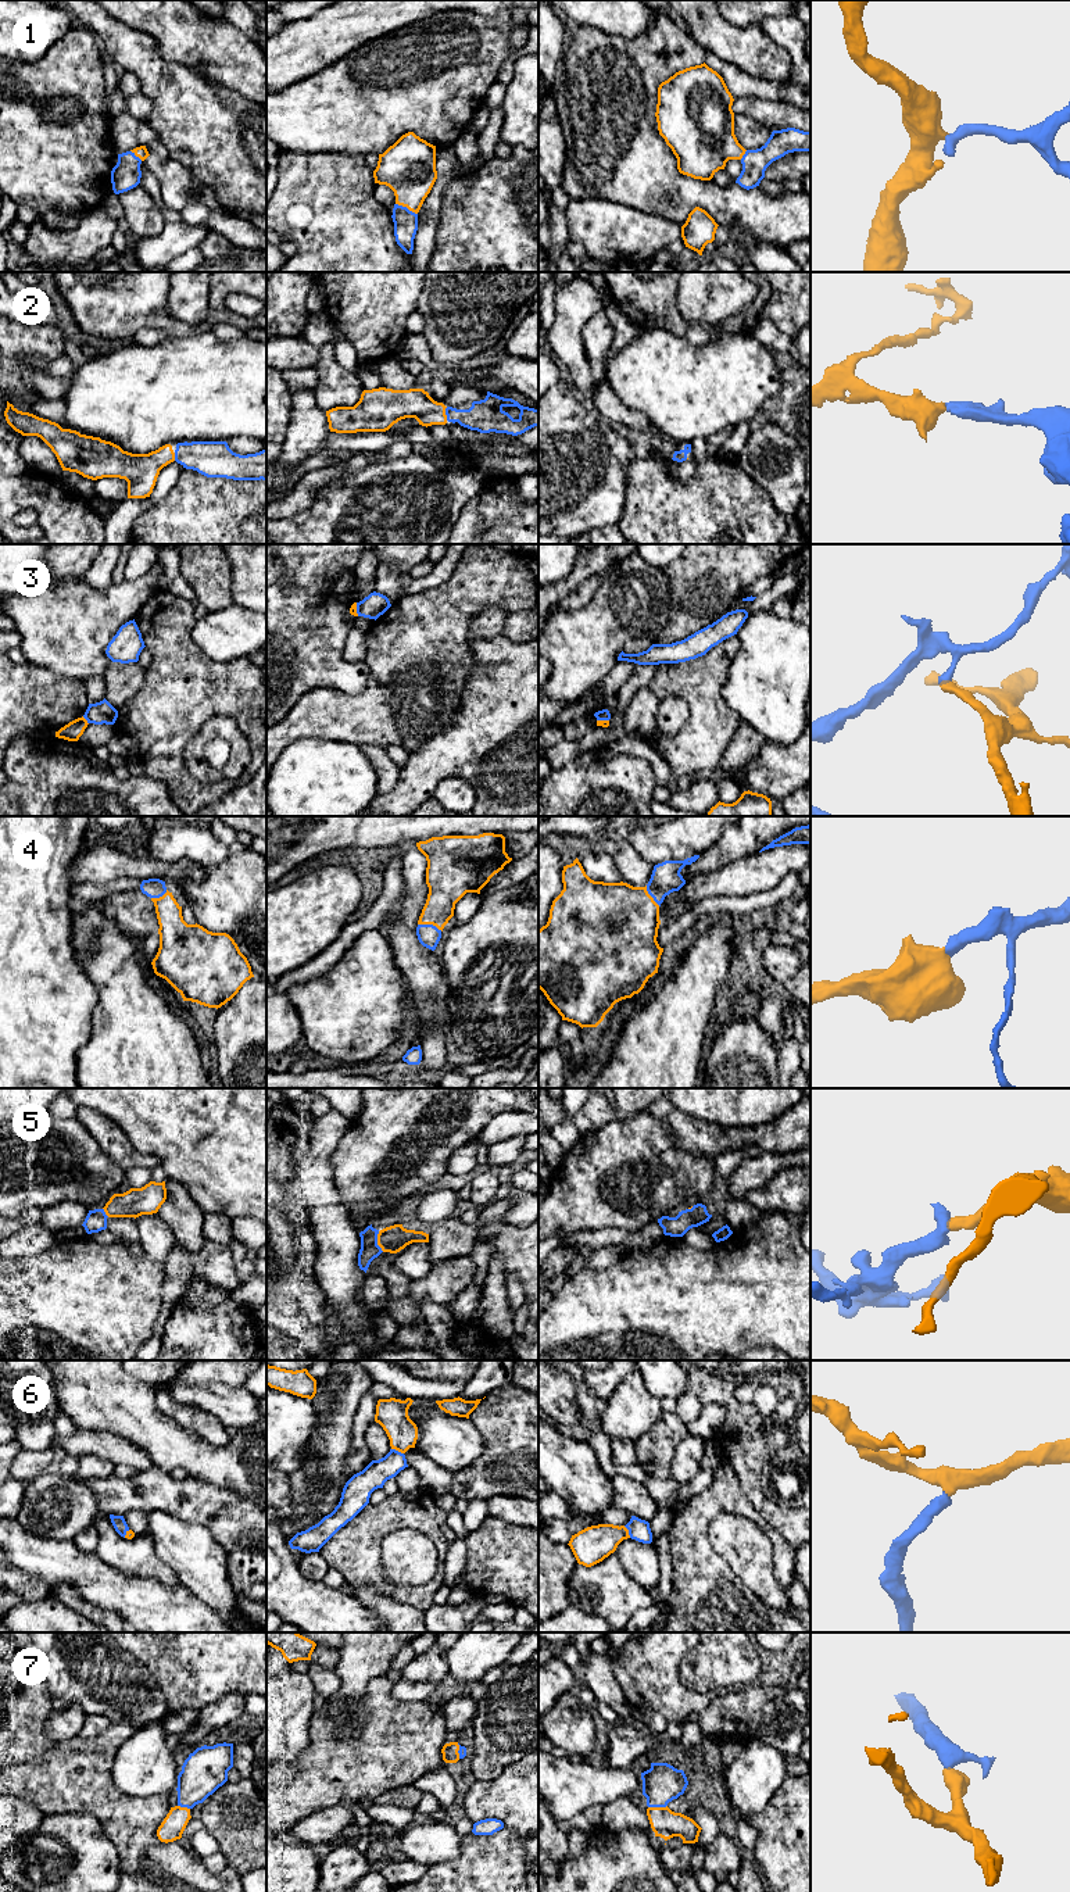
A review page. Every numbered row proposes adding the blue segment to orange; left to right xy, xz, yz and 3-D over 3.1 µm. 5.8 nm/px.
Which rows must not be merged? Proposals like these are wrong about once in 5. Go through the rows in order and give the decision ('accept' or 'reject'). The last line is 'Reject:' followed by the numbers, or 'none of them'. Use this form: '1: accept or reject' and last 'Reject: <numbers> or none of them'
1: accept
2: accept
3: reject
4: accept
5: accept
6: accept
7: accept
Reject: 3

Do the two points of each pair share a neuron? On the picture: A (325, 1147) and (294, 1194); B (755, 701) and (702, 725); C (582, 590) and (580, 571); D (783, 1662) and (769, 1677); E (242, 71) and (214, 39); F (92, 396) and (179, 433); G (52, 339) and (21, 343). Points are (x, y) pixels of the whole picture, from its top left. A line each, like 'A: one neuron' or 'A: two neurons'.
A: two neurons
B: two neurons
C: two neurons
D: one neuron
E: one neuron
F: one neuron
G: one neuron

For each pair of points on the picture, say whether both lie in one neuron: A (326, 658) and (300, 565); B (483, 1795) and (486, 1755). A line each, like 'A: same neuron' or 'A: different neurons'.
A: same neuron
B: different neurons

